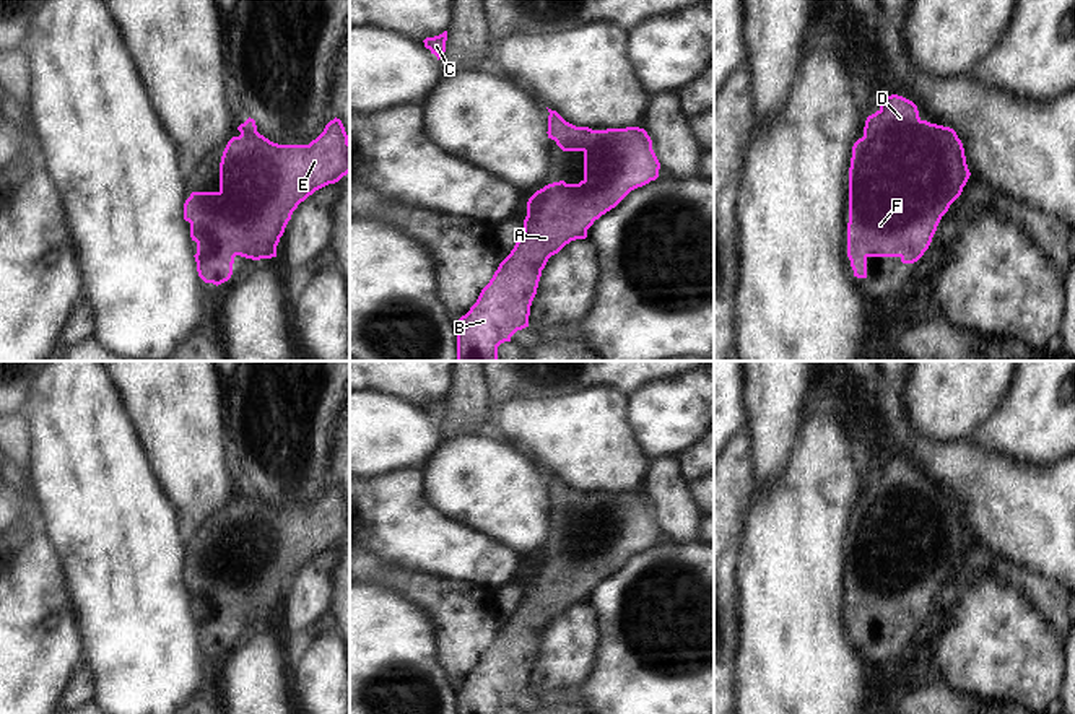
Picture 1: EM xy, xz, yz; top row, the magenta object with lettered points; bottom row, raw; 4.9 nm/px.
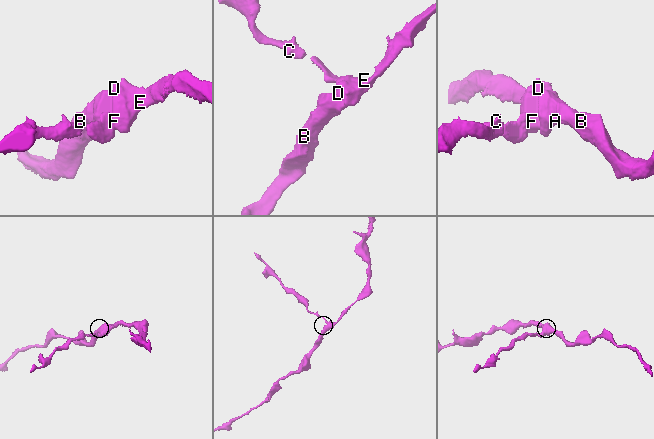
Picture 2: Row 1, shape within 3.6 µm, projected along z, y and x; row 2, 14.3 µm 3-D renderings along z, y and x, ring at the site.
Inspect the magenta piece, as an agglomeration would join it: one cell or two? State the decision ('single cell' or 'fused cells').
single cell

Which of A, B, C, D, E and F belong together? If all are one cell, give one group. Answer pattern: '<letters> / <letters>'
A B C D E F

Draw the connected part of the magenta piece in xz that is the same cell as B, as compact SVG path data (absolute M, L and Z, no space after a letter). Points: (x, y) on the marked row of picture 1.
M556 111L548 112L548 138L563 151L584 153L584 179L579 184L548 184L529 198L522 236L477 303L457 320L457 361L499 361L498 346L529 327L530 306L548 259L571 241L585 239L595 220L615 208L631 190L659 177L660 163L644 128L592 130L566 122Z

